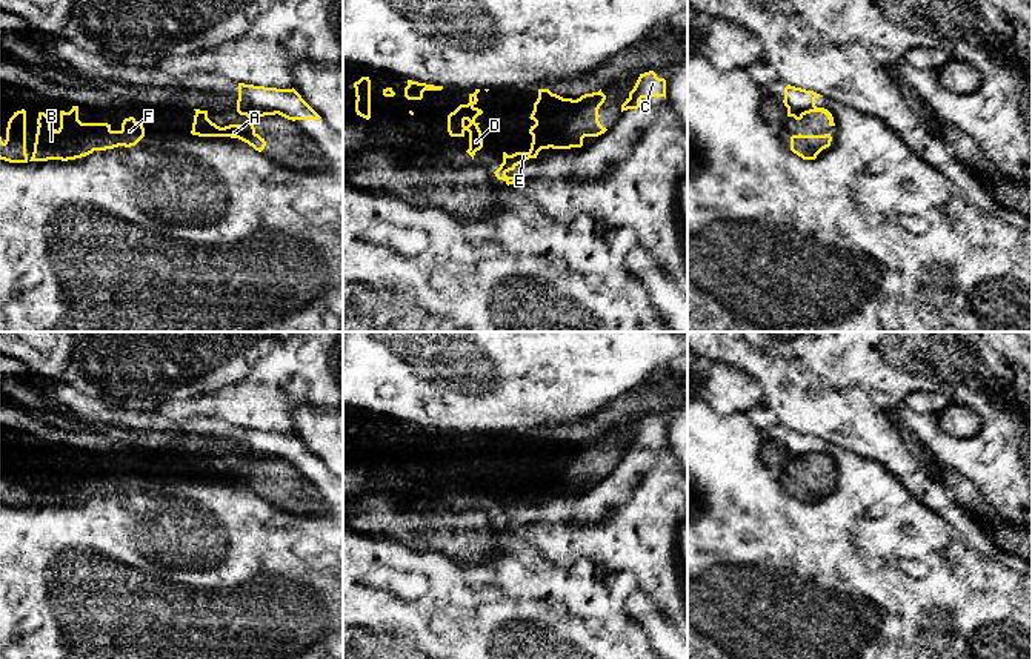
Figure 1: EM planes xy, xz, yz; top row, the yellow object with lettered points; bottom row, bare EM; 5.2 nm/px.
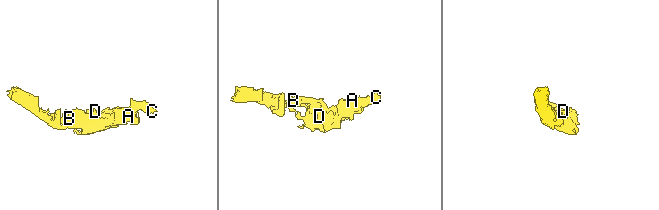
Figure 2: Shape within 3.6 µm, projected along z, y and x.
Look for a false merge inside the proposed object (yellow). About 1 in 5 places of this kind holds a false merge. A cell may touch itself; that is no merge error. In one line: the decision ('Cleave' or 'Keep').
Keep

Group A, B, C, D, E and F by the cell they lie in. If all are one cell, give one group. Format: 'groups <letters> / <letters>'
groups A B C D E F

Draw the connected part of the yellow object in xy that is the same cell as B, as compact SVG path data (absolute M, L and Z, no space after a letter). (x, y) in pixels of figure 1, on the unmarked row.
M78 450L69 456L60 455L60 472L51 473L51 461L38 456L34 496L26 498L26 455L17 455L8 465L6 484L0 481L0 504L9 507L75 504L118 490L135 490L145 481L143 467L134 461L125 462L120 475L108 467L82 467Z

